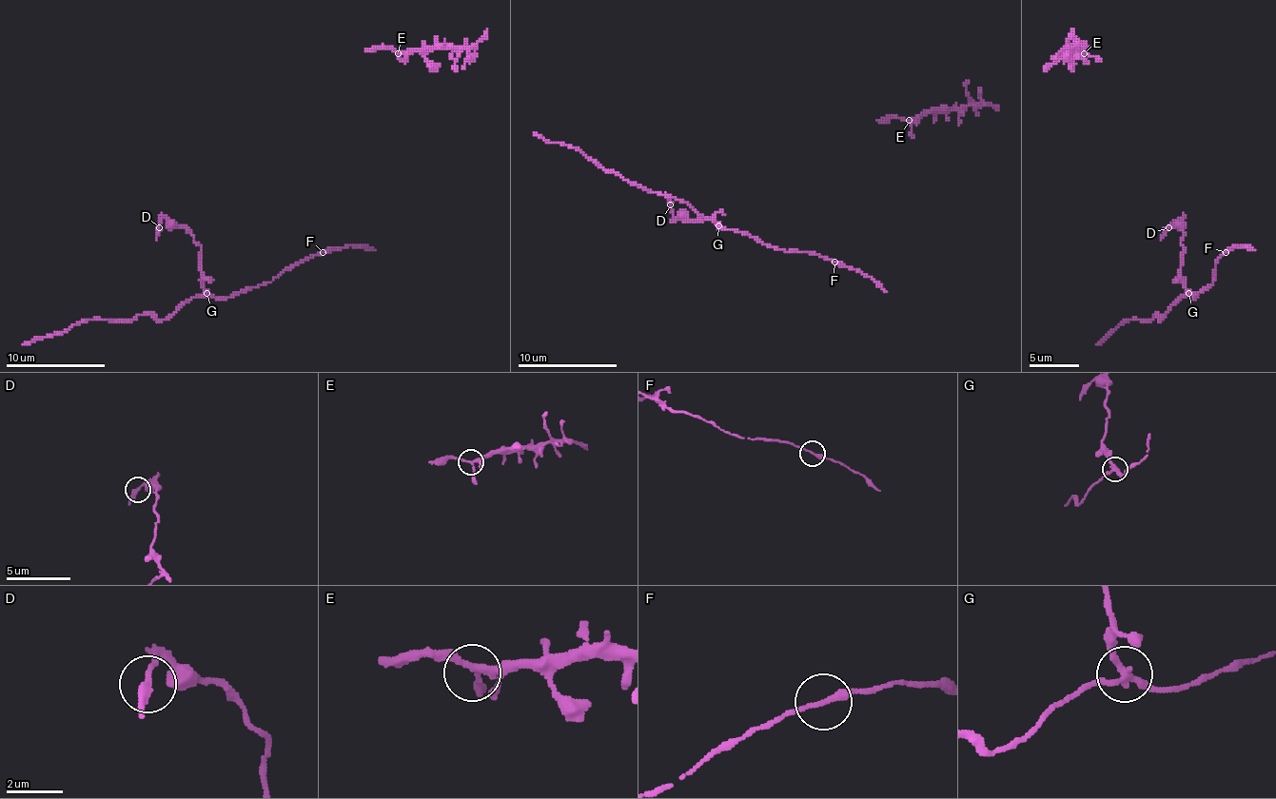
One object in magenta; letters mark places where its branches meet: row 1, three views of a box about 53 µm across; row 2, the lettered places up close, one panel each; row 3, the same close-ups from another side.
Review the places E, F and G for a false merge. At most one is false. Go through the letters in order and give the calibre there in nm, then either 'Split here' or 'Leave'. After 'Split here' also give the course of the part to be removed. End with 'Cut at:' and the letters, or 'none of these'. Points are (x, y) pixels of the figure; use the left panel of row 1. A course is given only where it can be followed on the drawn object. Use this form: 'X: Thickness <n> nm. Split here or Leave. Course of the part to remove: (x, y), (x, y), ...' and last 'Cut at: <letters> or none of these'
E: Thickness 220 nm. Leave
F: Thickness 200 nm. Leave
G: Thickness 240 nm. Split here. Course of the part to remove: (206, 292), (201, 247), (184, 227), (174, 227), (164, 218), (156, 240)
Cut at: G

